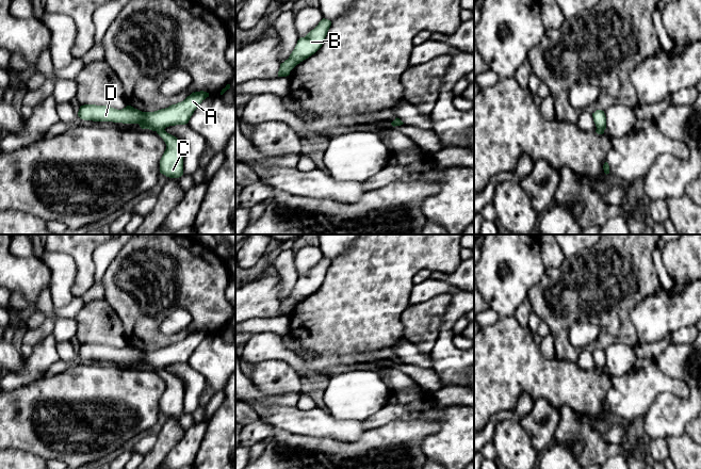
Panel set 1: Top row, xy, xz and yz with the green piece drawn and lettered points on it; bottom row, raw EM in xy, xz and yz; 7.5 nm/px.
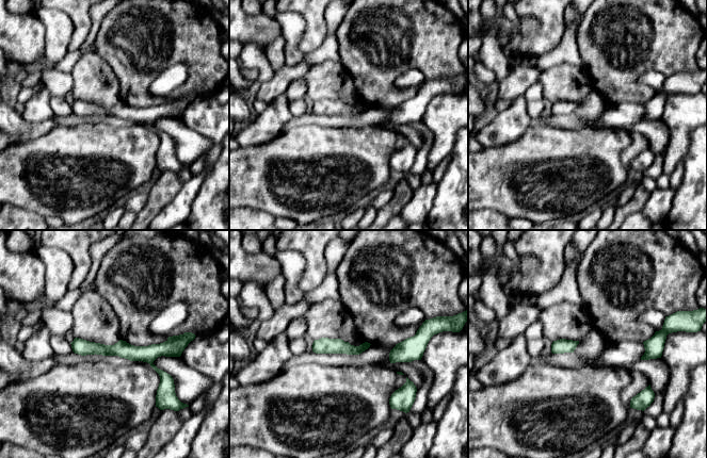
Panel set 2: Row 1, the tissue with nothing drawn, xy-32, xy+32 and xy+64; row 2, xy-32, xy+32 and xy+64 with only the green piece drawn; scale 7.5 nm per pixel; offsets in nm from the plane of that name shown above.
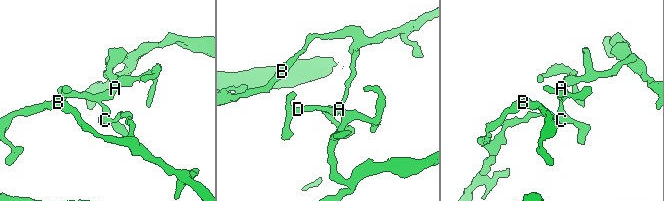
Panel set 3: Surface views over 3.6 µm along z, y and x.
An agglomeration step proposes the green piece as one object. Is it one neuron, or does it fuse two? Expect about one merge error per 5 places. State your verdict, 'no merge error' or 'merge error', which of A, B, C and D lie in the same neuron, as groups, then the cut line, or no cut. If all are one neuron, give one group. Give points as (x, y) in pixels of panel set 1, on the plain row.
merge error; A D / B C; cut in xy along (163, 368), (156, 369)

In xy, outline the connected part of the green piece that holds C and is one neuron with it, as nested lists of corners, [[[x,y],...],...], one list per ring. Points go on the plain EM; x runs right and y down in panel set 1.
[[[165,369],[157,372],[166,383],[166,388],[160,399],[160,411],[169,417],[179,417],[183,414],[183,385],[181,381]]]

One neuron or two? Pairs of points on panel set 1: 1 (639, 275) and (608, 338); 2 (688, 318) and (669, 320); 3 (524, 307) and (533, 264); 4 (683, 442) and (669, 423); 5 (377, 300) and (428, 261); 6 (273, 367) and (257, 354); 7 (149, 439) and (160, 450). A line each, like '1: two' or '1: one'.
1: one
2: one
3: two
4: two
5: one
6: two
7: two

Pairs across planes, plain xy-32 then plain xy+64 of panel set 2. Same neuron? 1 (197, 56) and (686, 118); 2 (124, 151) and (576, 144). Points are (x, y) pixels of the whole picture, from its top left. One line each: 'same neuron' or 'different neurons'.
1: different neurons
2: same neuron

